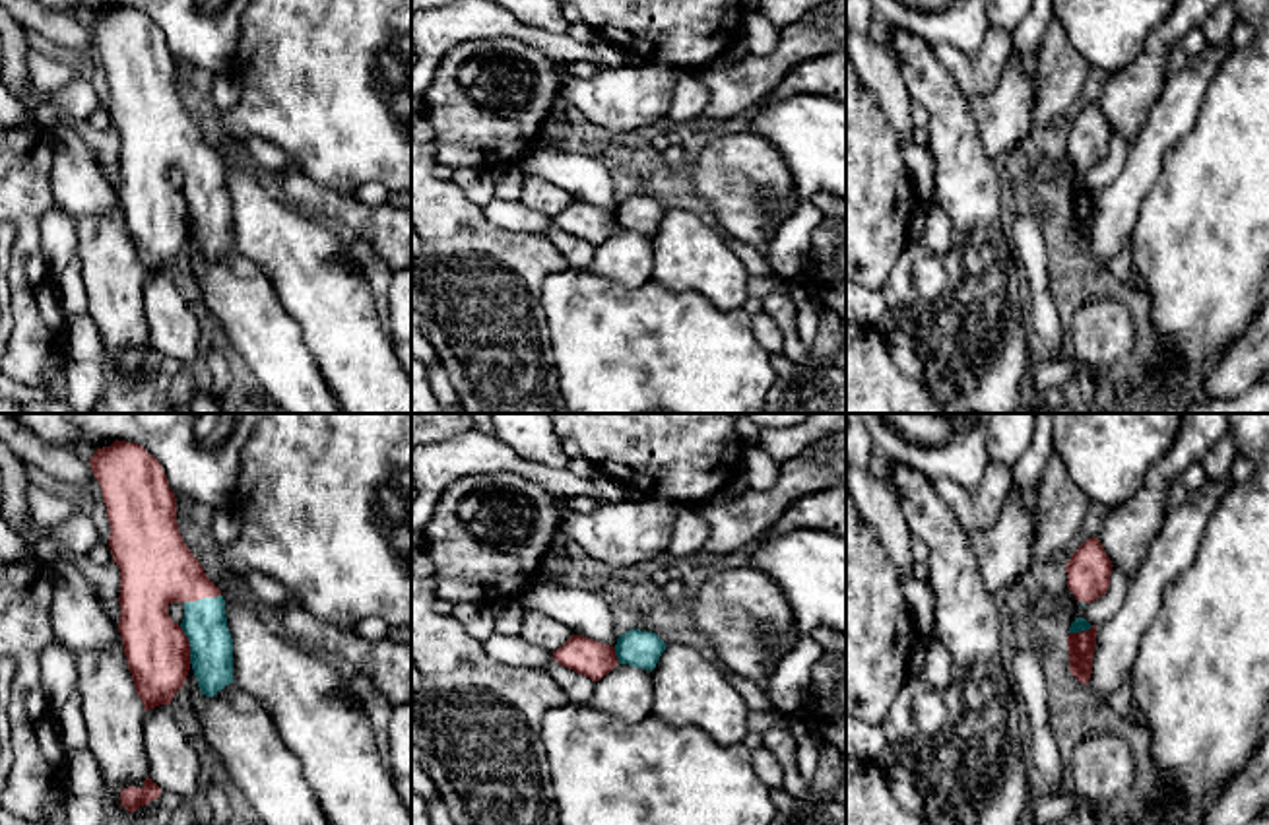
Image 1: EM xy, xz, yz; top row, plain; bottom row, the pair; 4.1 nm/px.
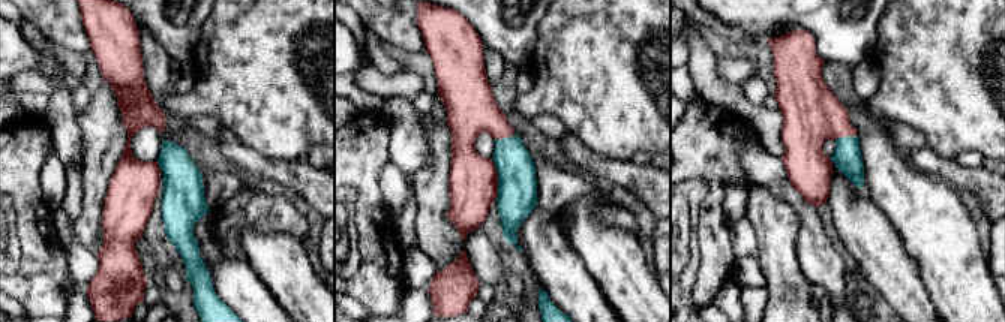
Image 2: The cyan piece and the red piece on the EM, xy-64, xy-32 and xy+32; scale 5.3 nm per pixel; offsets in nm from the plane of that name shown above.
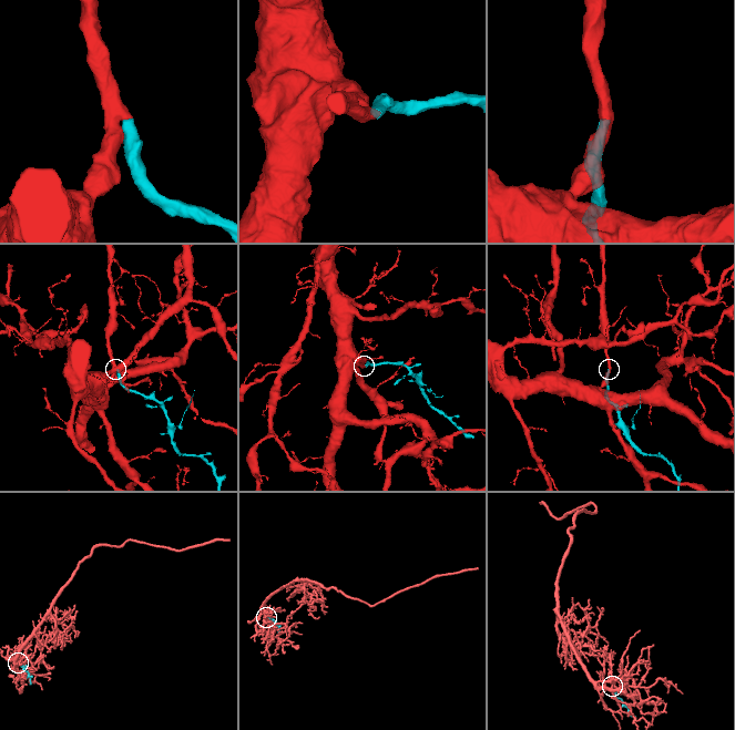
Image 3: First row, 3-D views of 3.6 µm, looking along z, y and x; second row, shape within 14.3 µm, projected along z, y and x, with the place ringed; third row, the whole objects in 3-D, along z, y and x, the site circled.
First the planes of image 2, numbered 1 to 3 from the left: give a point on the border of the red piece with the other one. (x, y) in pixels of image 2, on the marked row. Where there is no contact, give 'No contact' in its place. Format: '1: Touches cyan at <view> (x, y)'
1: Touches cyan at xy-64 (159, 166)
2: Touches cyan at xy-32 (498, 178)
3: Touches cyan at xy+32 (845, 137)

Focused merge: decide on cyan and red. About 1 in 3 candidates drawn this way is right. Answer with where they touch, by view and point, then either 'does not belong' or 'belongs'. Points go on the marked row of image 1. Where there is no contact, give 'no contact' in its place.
xy (191, 645) | belongs

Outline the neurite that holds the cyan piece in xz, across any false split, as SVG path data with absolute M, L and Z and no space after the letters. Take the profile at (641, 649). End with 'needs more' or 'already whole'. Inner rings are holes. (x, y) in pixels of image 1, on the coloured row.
M631 629L625 635L619 635L615 646L582 635L572 635L553 652L553 660L592 681L600 681L617 664L629 664L652 672L666 646L667 644L656 633L640 629Z | needs more

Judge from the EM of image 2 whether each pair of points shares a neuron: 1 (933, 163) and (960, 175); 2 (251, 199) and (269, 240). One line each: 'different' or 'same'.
1: same
2: different

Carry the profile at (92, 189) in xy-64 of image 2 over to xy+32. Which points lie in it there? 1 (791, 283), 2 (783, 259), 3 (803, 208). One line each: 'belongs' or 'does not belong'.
1: belongs
2: belongs
3: does not belong

